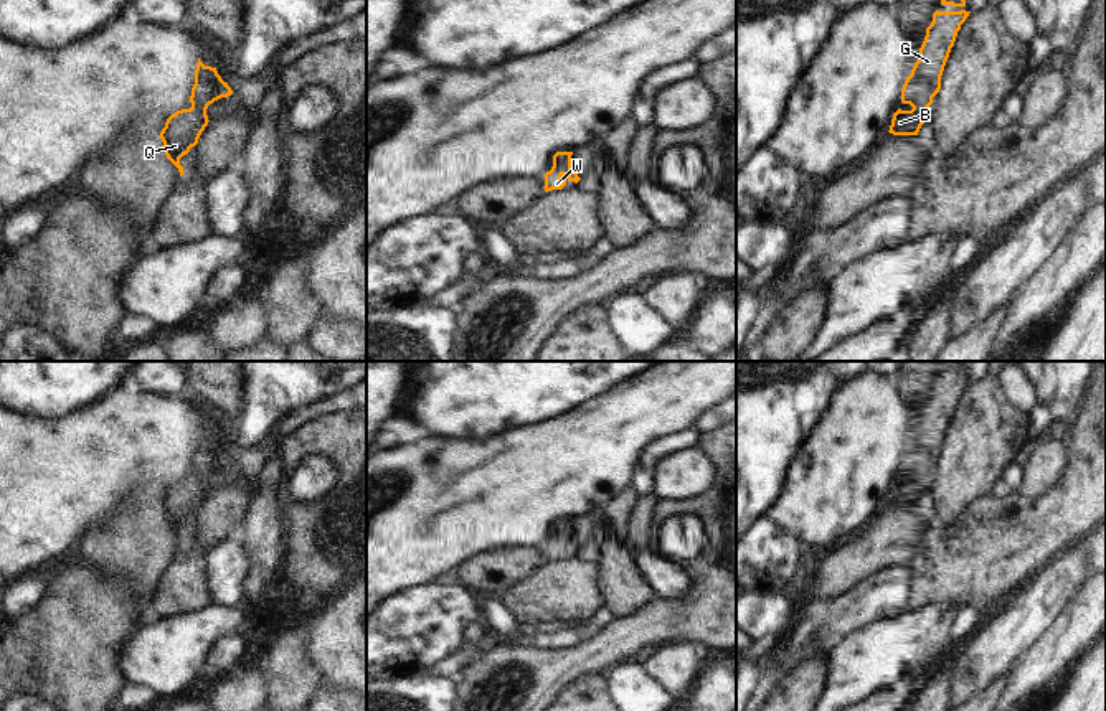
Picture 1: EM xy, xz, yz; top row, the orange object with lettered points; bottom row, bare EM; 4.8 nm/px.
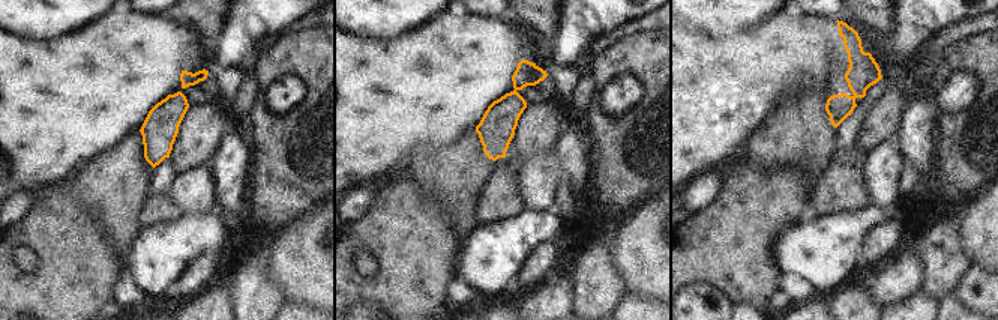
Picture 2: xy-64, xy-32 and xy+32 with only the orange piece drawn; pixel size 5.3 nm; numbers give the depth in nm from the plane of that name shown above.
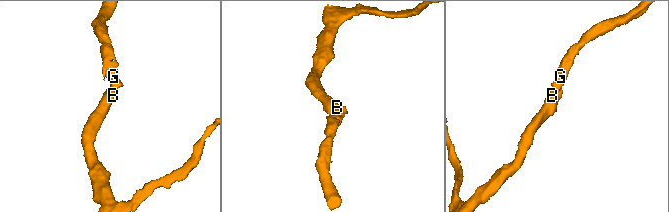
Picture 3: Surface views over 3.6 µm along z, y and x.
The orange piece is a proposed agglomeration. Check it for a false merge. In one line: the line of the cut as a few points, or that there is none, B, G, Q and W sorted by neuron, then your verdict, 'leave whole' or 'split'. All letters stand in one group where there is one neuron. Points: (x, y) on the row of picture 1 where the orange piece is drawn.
no cut; B G Q W; leave whole

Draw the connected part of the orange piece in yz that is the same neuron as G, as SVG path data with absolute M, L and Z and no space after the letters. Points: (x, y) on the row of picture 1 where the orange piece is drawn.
M941 0L941 5L961 7L961 12L934 12L933 21L926 28L924 41L918 53L911 74L901 89L901 102L911 111L898 109L893 114L890 134L918 135L924 124L923 114L933 104L933 97L941 89L941 76L954 46L957 31L971 12L966 12L966 0Z

